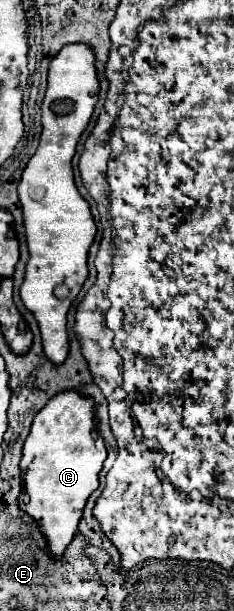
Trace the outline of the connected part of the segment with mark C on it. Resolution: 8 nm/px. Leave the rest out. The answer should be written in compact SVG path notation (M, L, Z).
M63 391L61 395L55 395L33 419L31 433L23 445L23 459L21 459L21 483L23 483L23 501L21 509L31 515L37 525L41 527L41 533L47 539L49 553L53 559L61 559L65 547L71 543L71 539L77 533L77 525L83 515L83 507L87 497L99 487L99 471L103 467L103 461L107 457L103 439L99 435L95 409L89 399L77 395L75 391Z

